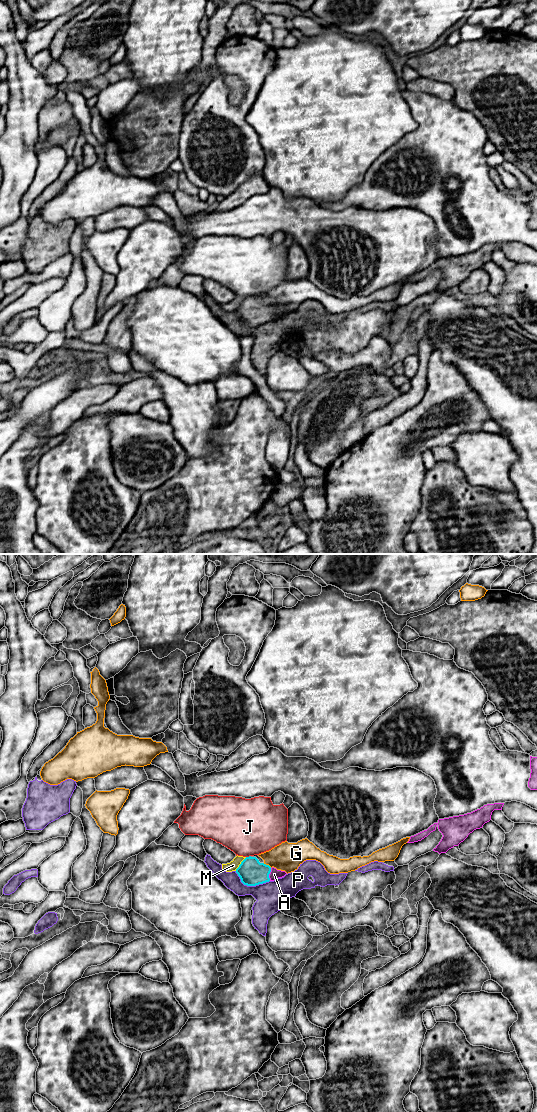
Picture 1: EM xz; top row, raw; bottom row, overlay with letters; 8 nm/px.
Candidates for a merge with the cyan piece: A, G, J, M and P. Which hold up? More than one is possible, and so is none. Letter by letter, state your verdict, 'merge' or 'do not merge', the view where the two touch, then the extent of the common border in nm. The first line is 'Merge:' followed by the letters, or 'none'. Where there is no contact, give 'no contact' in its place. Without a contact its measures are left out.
Merge: A
A: merge | xz | 110 nm
G: do not merge | xz | 80 nm
J: do not merge | xz | 40 nm
M: do not merge | xz | 140 nm
P: do not merge | xz | 300 nm

